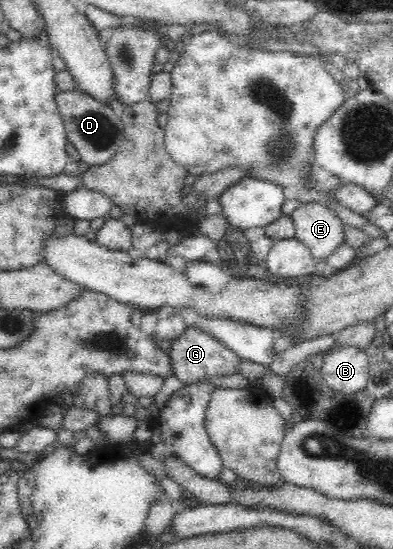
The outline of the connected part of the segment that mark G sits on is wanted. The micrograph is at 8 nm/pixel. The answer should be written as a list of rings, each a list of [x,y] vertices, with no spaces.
[[[189,323],[184,333],[176,341],[172,341],[172,346],[167,356],[171,361],[173,376],[183,385],[200,383],[200,381],[206,381],[207,378],[212,377],[240,374],[238,366],[243,361],[234,351],[230,351],[230,348],[216,340],[216,337]]]

